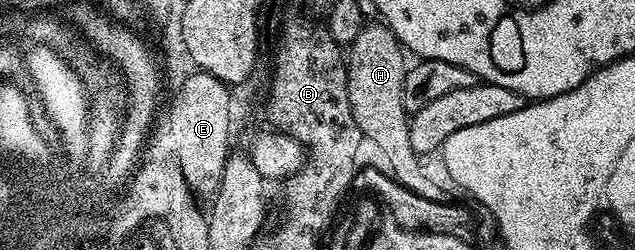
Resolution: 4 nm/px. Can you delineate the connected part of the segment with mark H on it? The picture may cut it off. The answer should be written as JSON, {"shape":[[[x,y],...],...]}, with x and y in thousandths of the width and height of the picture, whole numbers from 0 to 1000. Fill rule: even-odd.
{"shape":[[[603,88],[592,92],[576,92],[575,112],[565,120],[565,152],[559,152],[559,168],[548,180],[546,192],[546,268],[550,276],[546,360],[553,408],[553,456],[559,456],[559,488],[565,488],[570,548],[591,568],[609,624],[611,684],[647,764],[668,772],[671,748],[661,696],[660,612],[647,584],[644,536],[647,464],[635,424],[635,344],[638,340],[638,292],[641,284],[638,224],[641,228],[641,208],[639,196],[633,192],[631,172],[622,152],[622,136],[614,112]]]}

